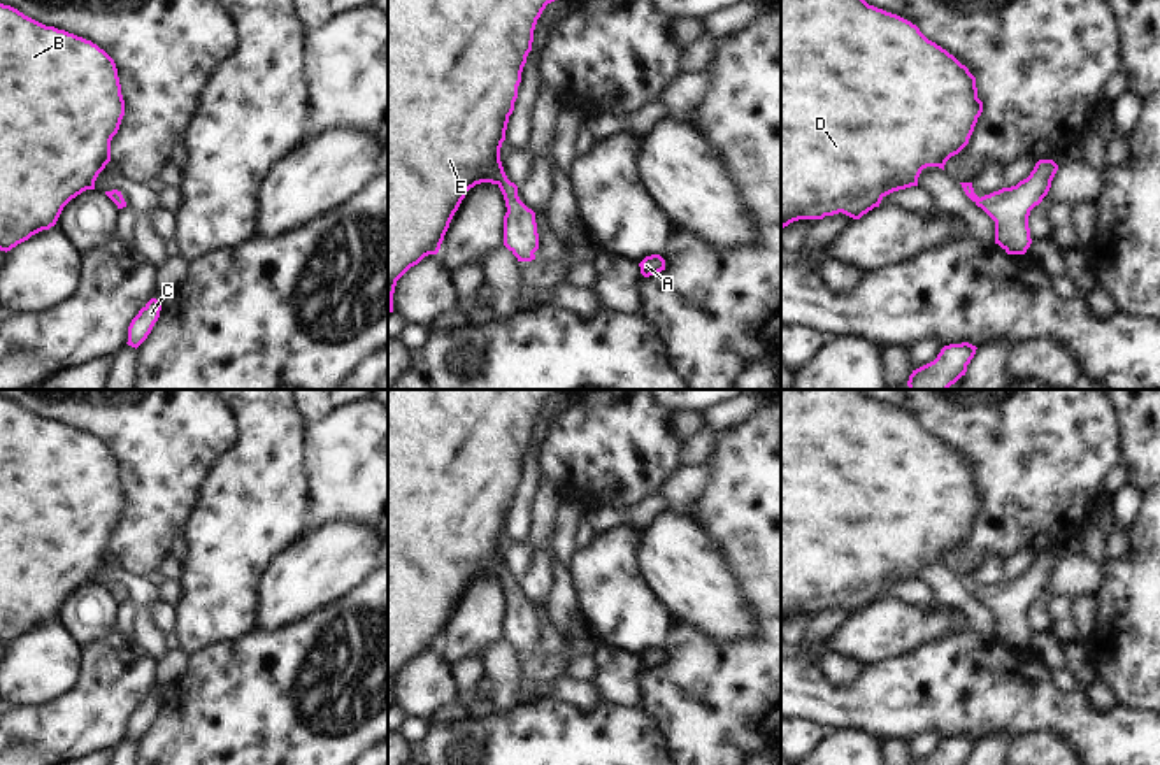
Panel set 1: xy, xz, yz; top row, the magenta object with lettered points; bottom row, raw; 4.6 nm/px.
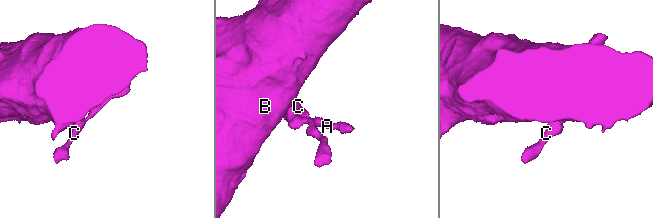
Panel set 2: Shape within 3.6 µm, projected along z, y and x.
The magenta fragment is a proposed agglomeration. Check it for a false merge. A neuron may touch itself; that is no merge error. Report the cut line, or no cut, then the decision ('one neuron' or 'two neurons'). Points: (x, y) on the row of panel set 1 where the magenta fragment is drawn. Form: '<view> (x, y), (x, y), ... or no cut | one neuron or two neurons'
no cut | one neuron

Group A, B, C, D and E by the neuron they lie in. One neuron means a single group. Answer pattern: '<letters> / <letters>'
A B C D E

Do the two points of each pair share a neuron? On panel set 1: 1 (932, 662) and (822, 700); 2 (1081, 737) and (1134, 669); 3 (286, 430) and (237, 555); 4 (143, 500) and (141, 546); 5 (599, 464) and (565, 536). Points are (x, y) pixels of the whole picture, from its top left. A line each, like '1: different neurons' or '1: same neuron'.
1: same neuron
2: different neurons
3: same neuron
4: same neuron
5: different neurons

